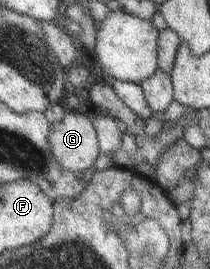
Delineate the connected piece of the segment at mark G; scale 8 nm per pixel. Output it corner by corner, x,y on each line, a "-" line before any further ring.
66,110
61,121
51,123
46,143
59,169
69,173
86,171
99,156
92,121
82,111

